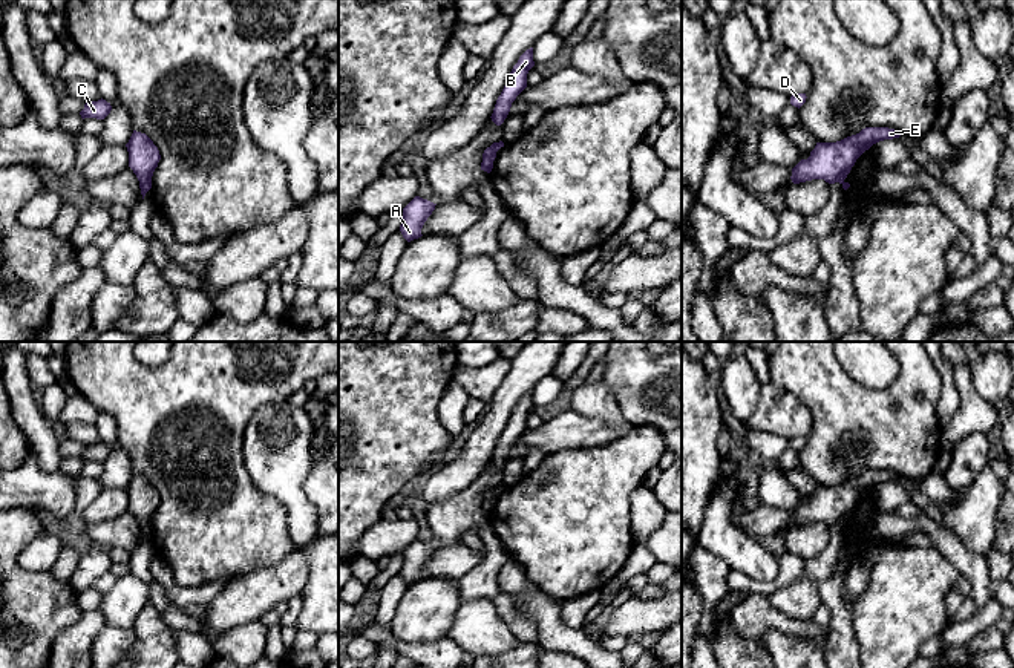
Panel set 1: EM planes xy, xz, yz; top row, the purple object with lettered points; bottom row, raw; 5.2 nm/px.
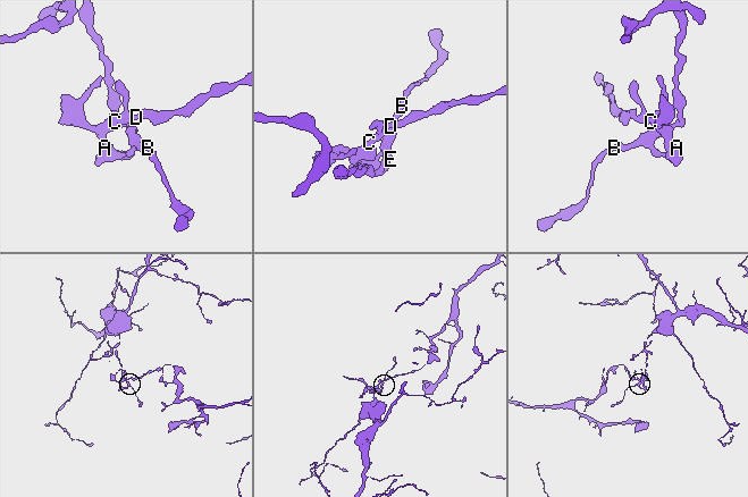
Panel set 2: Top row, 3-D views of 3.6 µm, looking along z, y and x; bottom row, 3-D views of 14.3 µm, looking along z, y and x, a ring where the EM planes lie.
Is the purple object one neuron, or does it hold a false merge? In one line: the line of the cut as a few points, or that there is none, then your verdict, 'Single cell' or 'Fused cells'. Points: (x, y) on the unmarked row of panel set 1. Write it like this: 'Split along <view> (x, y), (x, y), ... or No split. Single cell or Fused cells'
Split along xy (140, 524), (150, 526). Fused cells

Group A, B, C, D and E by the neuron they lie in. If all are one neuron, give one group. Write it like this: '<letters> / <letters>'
A C D / B E

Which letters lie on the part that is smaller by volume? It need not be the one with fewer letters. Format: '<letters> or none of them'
A, C, D

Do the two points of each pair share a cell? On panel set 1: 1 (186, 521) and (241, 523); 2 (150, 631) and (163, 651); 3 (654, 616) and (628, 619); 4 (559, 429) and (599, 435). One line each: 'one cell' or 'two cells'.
1: one cell
2: one cell
3: one cell
4: one cell

